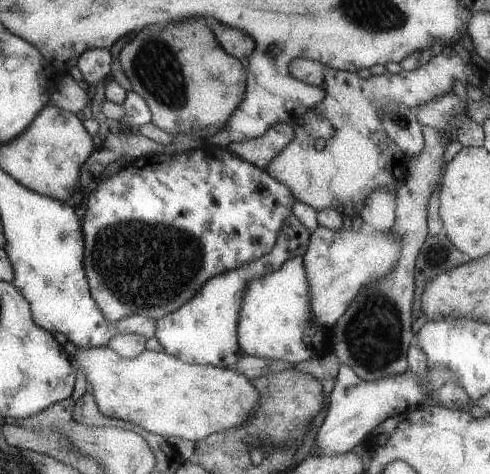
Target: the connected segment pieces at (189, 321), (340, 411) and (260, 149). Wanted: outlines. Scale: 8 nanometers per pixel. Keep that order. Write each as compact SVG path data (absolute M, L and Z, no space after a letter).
M290 213L274 248L268 254L237 269L217 274L212 280L205 282L192 300L155 322L154 336L160 341L164 351L190 364L234 369L243 354L241 343L238 342L238 321L247 286L255 278L265 277L277 271L289 259L302 257L309 245L310 237L308 229L300 224L300 220L293 213Z
M442 365L428 367L425 375L418 376L415 372L379 378L377 381L362 380L349 366L340 367L338 380L330 393L328 412L319 427L319 438L316 438L312 454L321 457L334 457L349 453L361 447L368 434L376 429L381 422L394 415L437 403L451 411L458 411L469 401L469 394L455 377L455 372Z
M278 123L261 136L242 142L230 143L226 148L241 156L249 163L265 170L269 162L282 152L285 146L295 137L294 128L289 123Z

